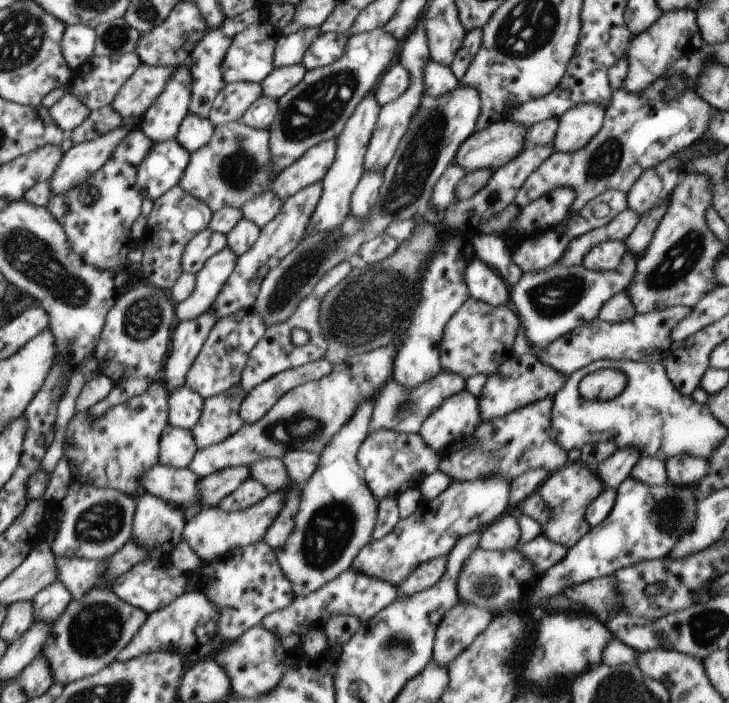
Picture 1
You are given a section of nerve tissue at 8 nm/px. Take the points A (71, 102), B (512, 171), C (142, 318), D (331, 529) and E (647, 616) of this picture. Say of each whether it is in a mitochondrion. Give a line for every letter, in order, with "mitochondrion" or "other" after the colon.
A: other
B: other
C: mitochondrion
D: mitochondrion
E: other

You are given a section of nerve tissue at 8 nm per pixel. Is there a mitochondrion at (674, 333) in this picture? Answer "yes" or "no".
no

